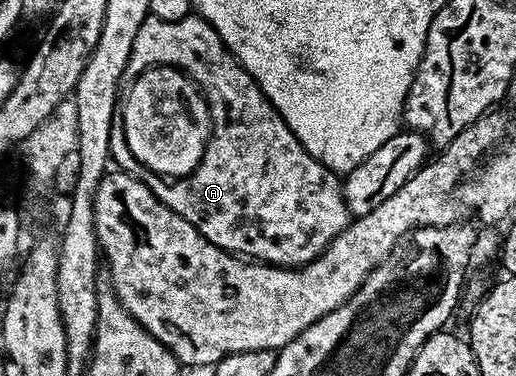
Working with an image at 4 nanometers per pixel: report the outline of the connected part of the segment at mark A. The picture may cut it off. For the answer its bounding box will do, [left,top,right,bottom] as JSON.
[126,17,349,269]

